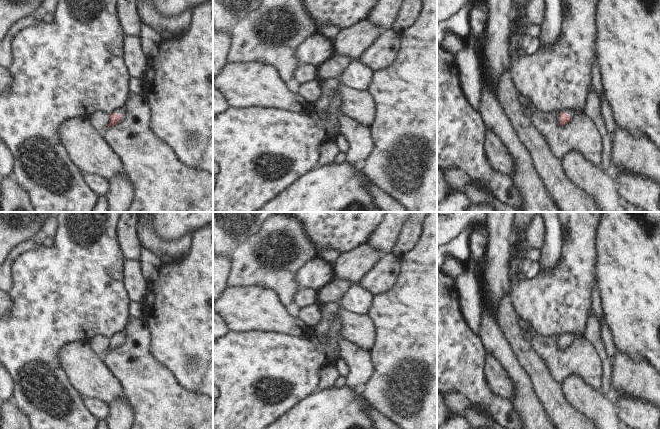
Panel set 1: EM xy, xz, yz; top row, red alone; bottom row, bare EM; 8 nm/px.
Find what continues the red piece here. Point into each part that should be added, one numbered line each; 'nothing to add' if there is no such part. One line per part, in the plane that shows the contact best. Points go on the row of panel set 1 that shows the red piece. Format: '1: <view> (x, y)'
1: yz (570, 112)

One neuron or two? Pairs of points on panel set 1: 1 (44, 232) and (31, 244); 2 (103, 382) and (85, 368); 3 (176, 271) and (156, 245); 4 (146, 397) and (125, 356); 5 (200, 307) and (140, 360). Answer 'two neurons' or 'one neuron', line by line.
1: one neuron
2: one neuron
3: two neurons
4: one neuron
5: two neurons

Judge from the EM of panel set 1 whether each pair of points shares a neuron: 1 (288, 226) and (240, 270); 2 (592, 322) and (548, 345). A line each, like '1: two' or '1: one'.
1: one
2: two

